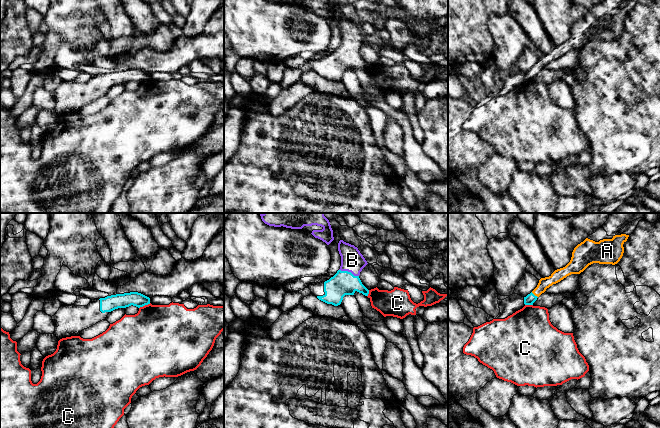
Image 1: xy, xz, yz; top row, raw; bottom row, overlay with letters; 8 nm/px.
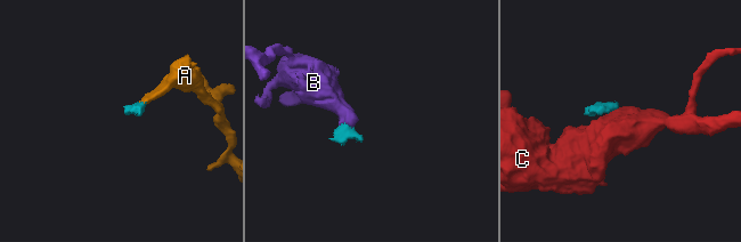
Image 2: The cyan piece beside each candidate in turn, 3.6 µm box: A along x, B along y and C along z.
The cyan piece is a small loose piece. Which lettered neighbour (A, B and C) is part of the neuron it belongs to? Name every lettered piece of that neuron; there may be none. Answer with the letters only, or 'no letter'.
A, B

